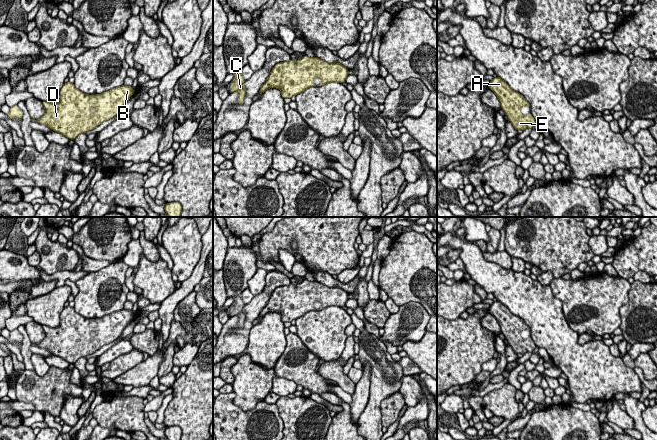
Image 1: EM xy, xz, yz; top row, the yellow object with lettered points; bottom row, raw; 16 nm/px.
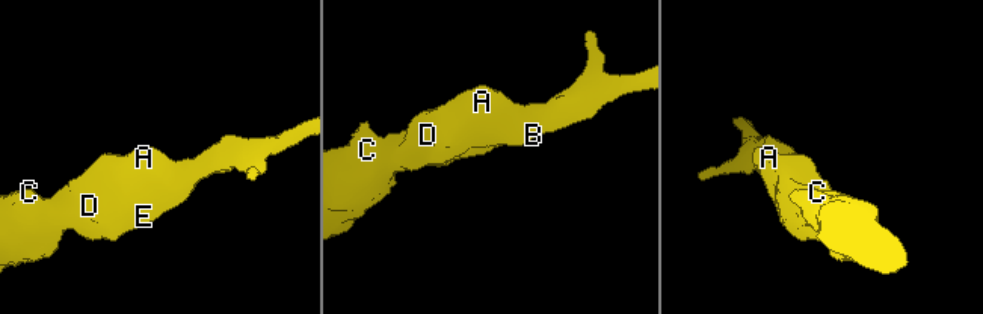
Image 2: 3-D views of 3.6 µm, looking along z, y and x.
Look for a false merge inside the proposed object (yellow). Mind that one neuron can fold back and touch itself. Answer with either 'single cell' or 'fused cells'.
single cell

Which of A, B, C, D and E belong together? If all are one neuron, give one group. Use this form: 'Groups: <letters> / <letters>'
Groups: A B C D E

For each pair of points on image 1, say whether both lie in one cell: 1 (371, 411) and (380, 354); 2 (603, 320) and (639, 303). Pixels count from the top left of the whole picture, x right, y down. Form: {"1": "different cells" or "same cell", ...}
{"1": "same cell", "2": "different cells"}

